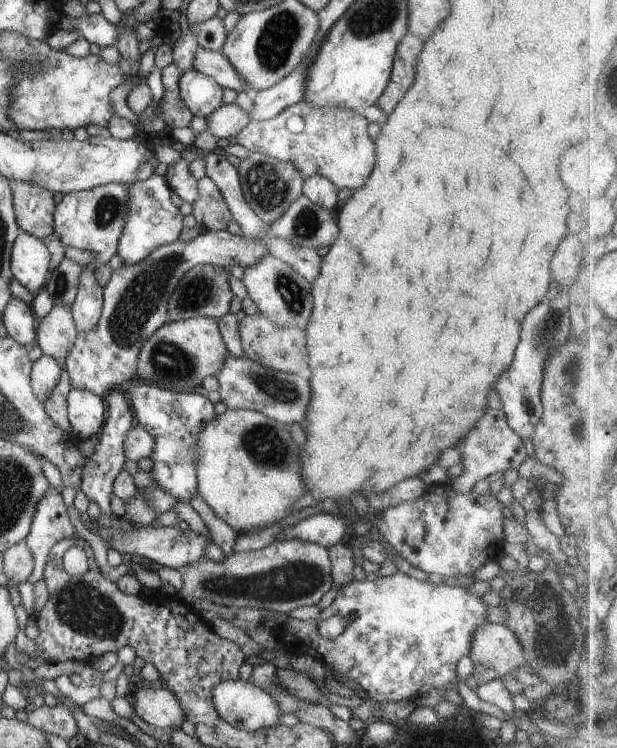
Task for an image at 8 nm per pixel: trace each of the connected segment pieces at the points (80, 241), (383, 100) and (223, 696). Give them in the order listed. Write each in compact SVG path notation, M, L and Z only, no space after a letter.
M108 183L65 194L55 206L54 232L65 247L73 246L95 254L97 259L87 264L88 269L95 271L117 254L119 238L129 215L128 203L129 188L122 183Z
M410 33L404 35L398 43L388 86L377 101L377 105L387 115L394 110L398 101L412 86L415 79L415 62L423 46L424 40Z
M222 681L214 686L211 697L220 718L235 729L252 732L280 724L280 707L250 681Z

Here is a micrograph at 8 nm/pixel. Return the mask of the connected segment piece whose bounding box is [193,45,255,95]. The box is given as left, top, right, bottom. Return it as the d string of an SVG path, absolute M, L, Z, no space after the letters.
M198 45L194 54L193 68L213 78L221 87L232 88L237 93L245 91L248 94L255 94L253 93L255 89L252 89L235 72L235 68L231 66L221 51L210 50Z

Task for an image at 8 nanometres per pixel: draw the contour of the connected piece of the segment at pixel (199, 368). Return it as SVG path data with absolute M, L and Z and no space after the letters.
M208 317L166 322L142 343L136 378L174 392L198 388L206 376L216 376L224 366L228 350L218 321Z

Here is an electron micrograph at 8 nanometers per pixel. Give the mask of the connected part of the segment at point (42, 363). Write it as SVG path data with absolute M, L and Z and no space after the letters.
M43 354L31 366L30 378L34 394L40 402L44 402L46 397L54 390L54 387L61 379L63 368L50 355Z

